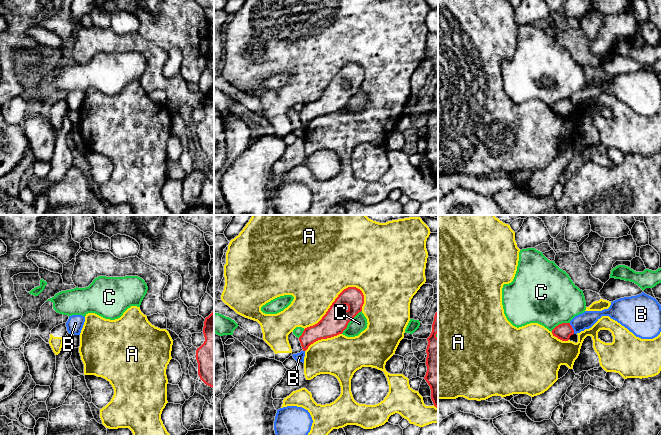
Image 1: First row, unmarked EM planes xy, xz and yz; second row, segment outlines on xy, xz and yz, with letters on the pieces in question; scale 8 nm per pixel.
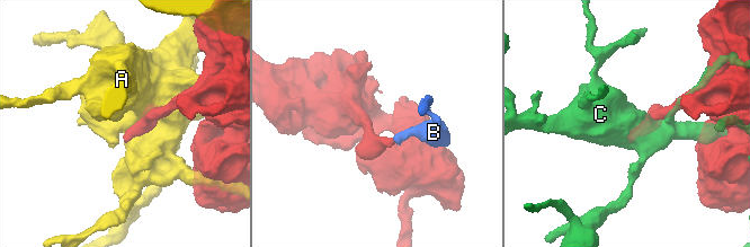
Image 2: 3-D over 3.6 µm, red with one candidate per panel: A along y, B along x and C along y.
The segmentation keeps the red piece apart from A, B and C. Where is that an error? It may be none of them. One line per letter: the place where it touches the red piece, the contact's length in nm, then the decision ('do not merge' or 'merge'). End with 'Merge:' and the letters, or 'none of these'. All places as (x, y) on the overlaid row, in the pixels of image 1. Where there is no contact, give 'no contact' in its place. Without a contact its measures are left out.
A: contact xz (332, 303); length 550 nm; do not merge
B: contact yz (572, 328); length 100 nm; do not merge
C: contact xz (349, 321); length 260 nm; do not merge
Merge: none of these

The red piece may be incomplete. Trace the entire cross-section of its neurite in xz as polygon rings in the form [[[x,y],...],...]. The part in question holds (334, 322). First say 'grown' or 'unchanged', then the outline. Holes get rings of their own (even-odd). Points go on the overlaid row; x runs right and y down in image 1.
unchanged | [[[356,287],[344,289],[322,319],[317,324],[304,329],[299,337],[303,351],[318,340],[342,334],[348,323],[362,311],[363,304],[364,295],[360,289]]]

